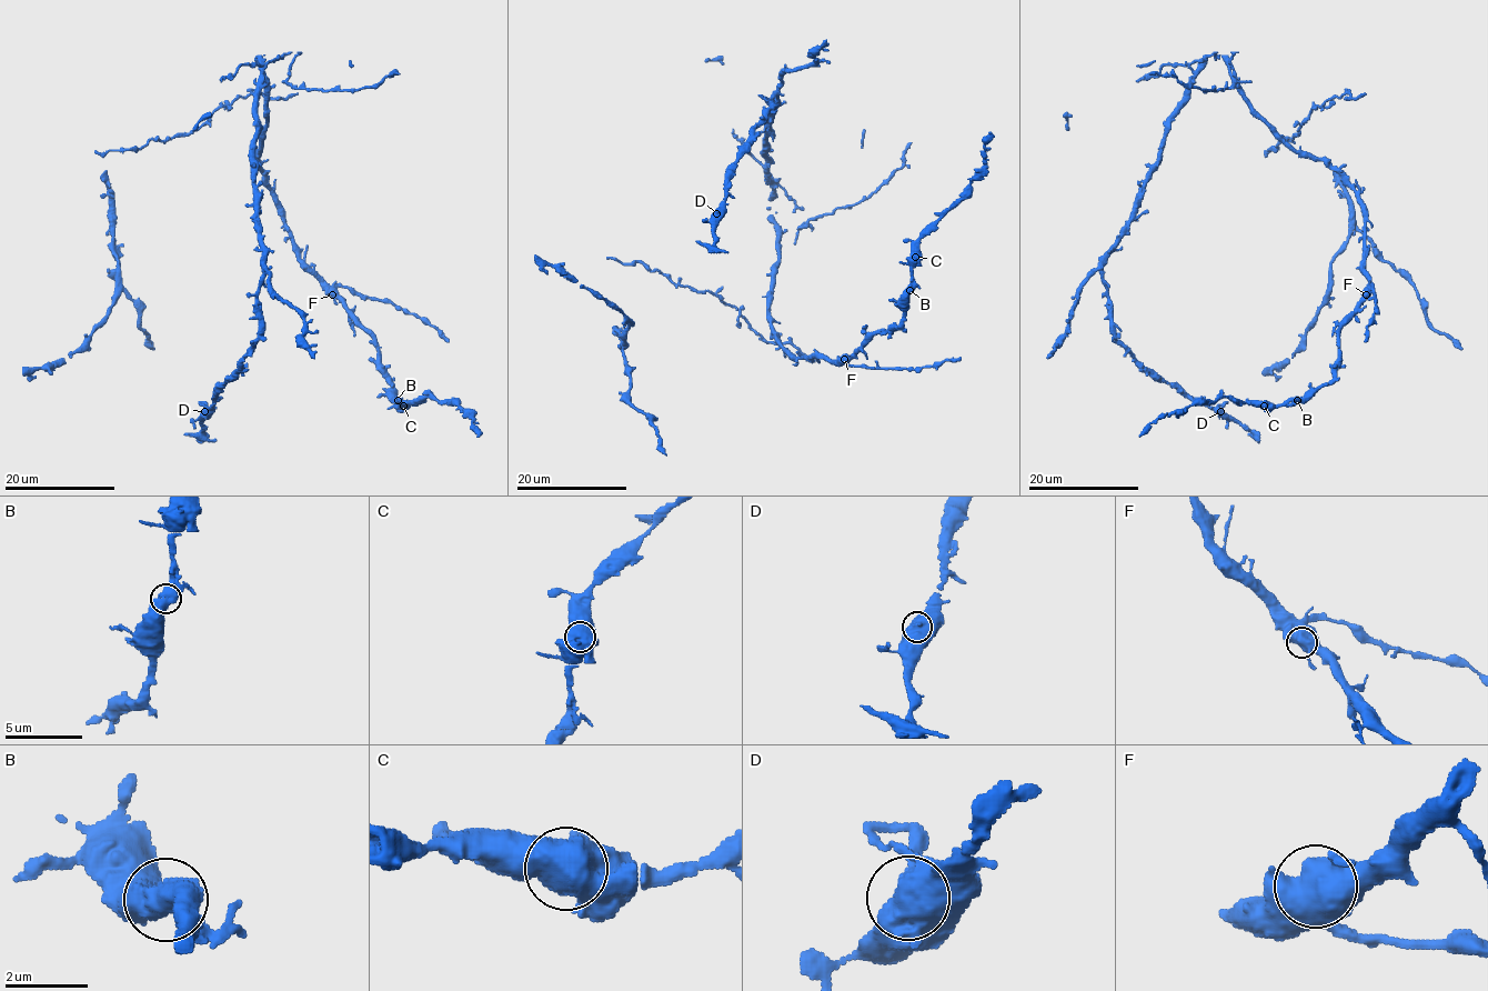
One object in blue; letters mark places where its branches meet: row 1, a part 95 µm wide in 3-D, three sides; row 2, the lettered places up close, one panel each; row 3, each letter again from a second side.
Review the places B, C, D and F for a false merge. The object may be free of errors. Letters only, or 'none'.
none

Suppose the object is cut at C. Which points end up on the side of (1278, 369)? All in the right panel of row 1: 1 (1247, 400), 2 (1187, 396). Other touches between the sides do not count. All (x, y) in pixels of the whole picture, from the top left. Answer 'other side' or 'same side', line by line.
1: other side
2: same side

